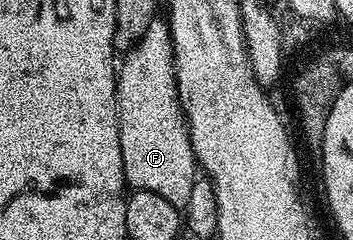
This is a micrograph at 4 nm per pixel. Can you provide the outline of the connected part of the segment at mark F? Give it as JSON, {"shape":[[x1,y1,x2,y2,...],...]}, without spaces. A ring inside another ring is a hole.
{"shape":[[158,18,147,26,147,34,124,53,117,73,117,117,119,146,123,150,125,183,138,192,159,194,178,210,191,198,191,186,199,178,197,155,189,141,189,124,177,92,177,67,173,61,173,39,168,23]]}

